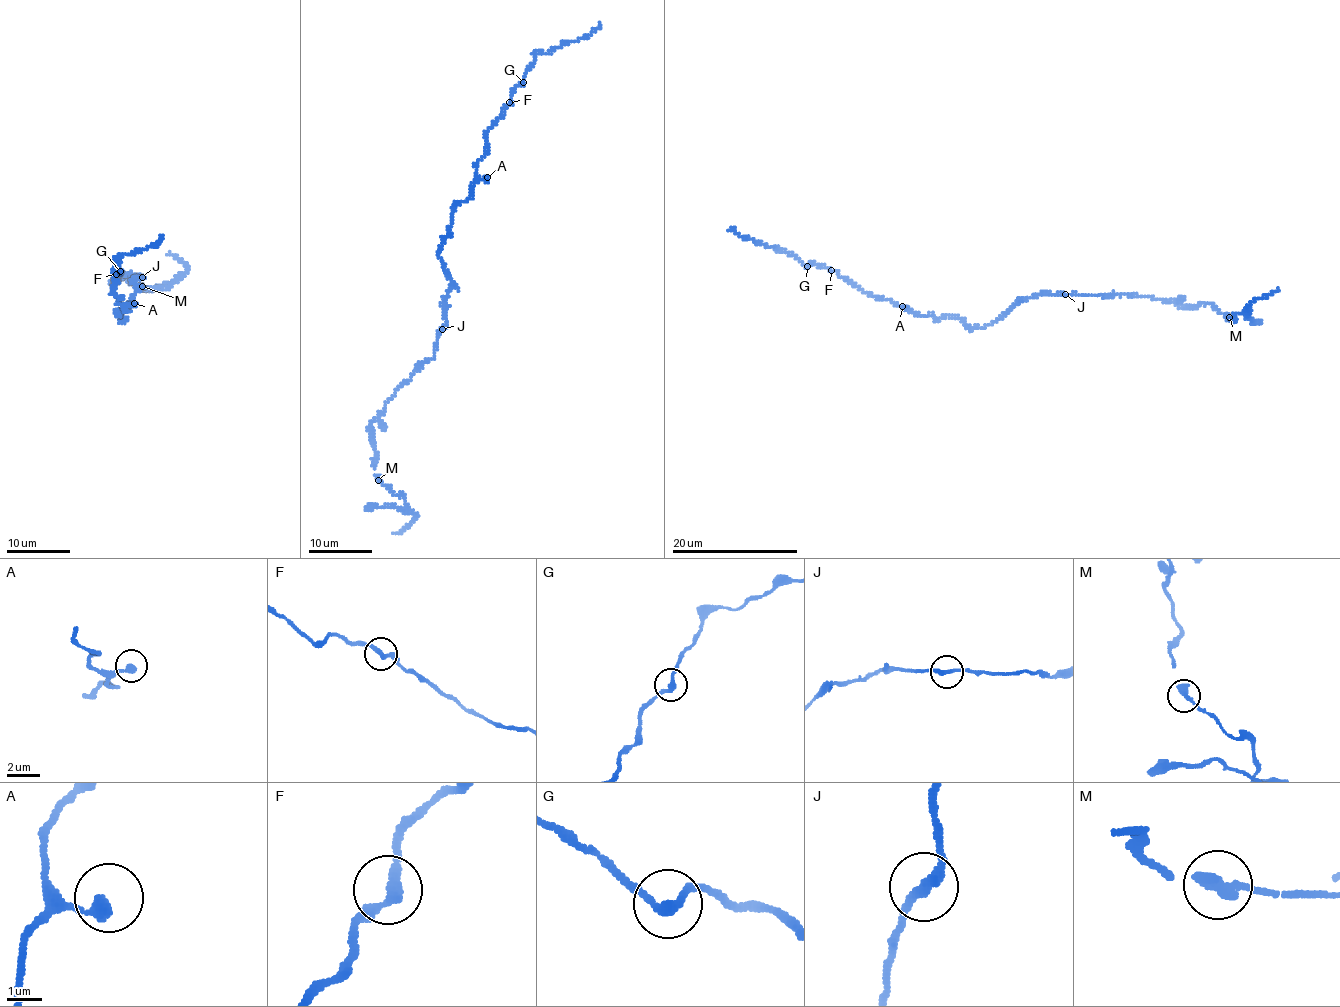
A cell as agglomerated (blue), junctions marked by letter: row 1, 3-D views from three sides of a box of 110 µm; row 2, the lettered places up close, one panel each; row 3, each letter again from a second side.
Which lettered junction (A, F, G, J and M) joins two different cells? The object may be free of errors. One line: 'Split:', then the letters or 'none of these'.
Split: none of these

